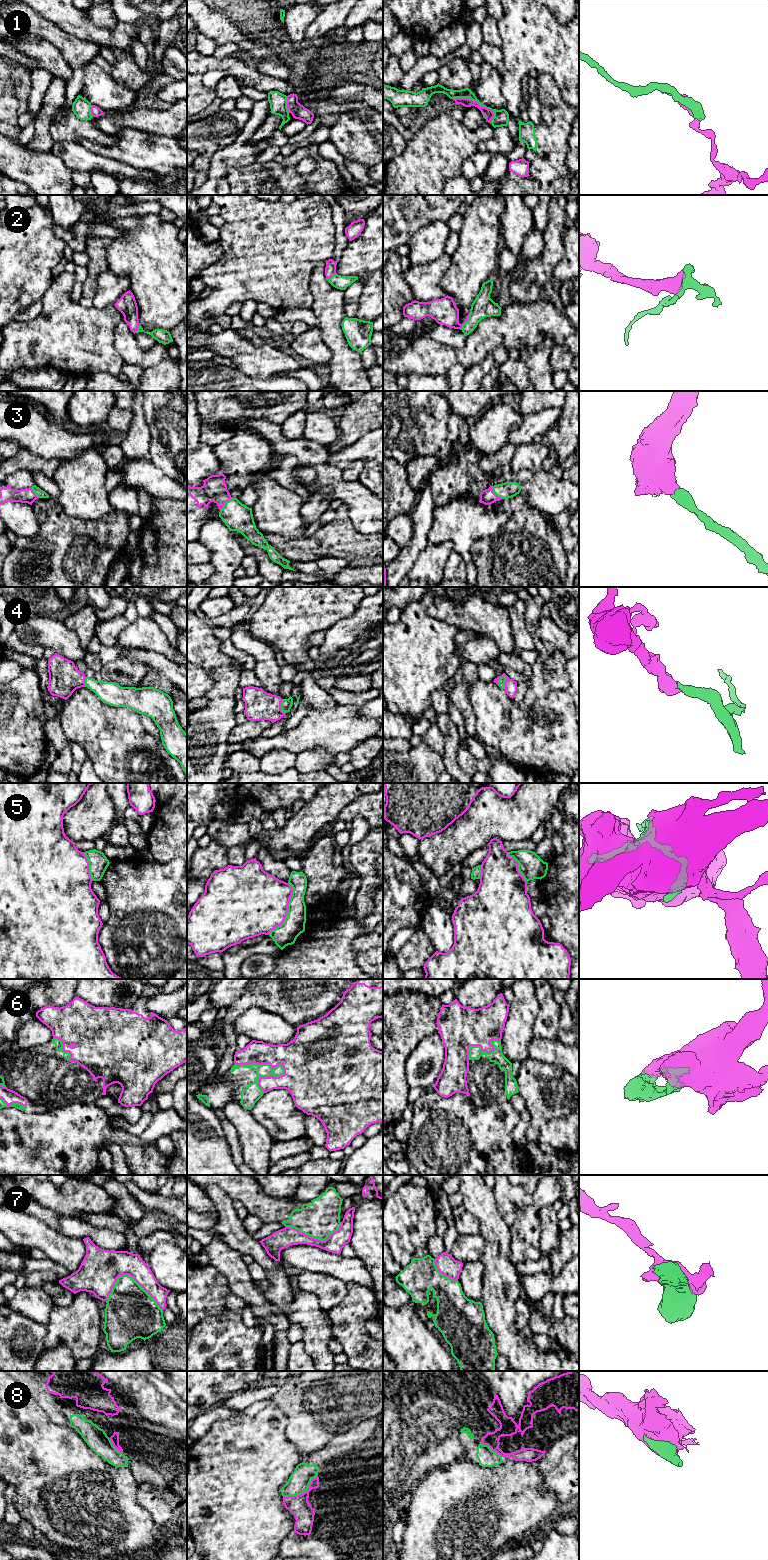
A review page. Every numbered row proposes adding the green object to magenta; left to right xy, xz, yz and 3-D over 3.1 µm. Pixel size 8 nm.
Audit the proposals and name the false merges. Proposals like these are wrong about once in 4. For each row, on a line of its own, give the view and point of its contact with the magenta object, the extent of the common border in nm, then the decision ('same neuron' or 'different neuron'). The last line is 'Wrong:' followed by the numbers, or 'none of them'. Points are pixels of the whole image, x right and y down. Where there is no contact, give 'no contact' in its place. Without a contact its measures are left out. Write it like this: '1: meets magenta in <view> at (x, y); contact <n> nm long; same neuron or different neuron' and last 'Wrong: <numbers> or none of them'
1: meets magenta in yz at (478, 104); contact 380 nm long; different neuron
2: meets magenta in yz at (466, 321); contact 170 nm long; same neuron
3: meets magenta in yz at (494, 493); contact 140 nm long; same neuron
4: meets magenta in yz at (505, 681); contact 110 nm long; same neuron
5: meets magenta in xz at (287, 909); contact 460 nm long; different neuron
6: meets magenta in xz at (262, 1063); contact 420 nm long; same neuron
7: meets magenta in xy at (130, 1275); contact 460 nm long; different neuron
8: meets magenta in xz at (304, 1492); contact 340 nm long; same neuron
Wrong: 1, 5, 7

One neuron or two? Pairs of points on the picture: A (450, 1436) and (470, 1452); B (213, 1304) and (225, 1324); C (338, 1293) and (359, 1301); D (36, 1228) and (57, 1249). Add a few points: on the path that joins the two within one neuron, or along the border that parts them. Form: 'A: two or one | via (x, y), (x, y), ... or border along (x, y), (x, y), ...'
A: two | border along (459, 1430), (459, 1442), (463, 1447), (464, 1453)
B: two | border along (227, 1309), (218, 1314), (205, 1316), (197, 1323)
C: two | border along (346, 1283), (347, 1295), (336, 1306)
D: one | via (41, 1233), (52, 1244)

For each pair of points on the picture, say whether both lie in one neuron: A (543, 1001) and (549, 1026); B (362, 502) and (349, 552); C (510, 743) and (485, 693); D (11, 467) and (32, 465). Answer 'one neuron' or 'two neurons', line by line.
A: one neuron
B: two neurons
C: one neuron
D: one neuron

